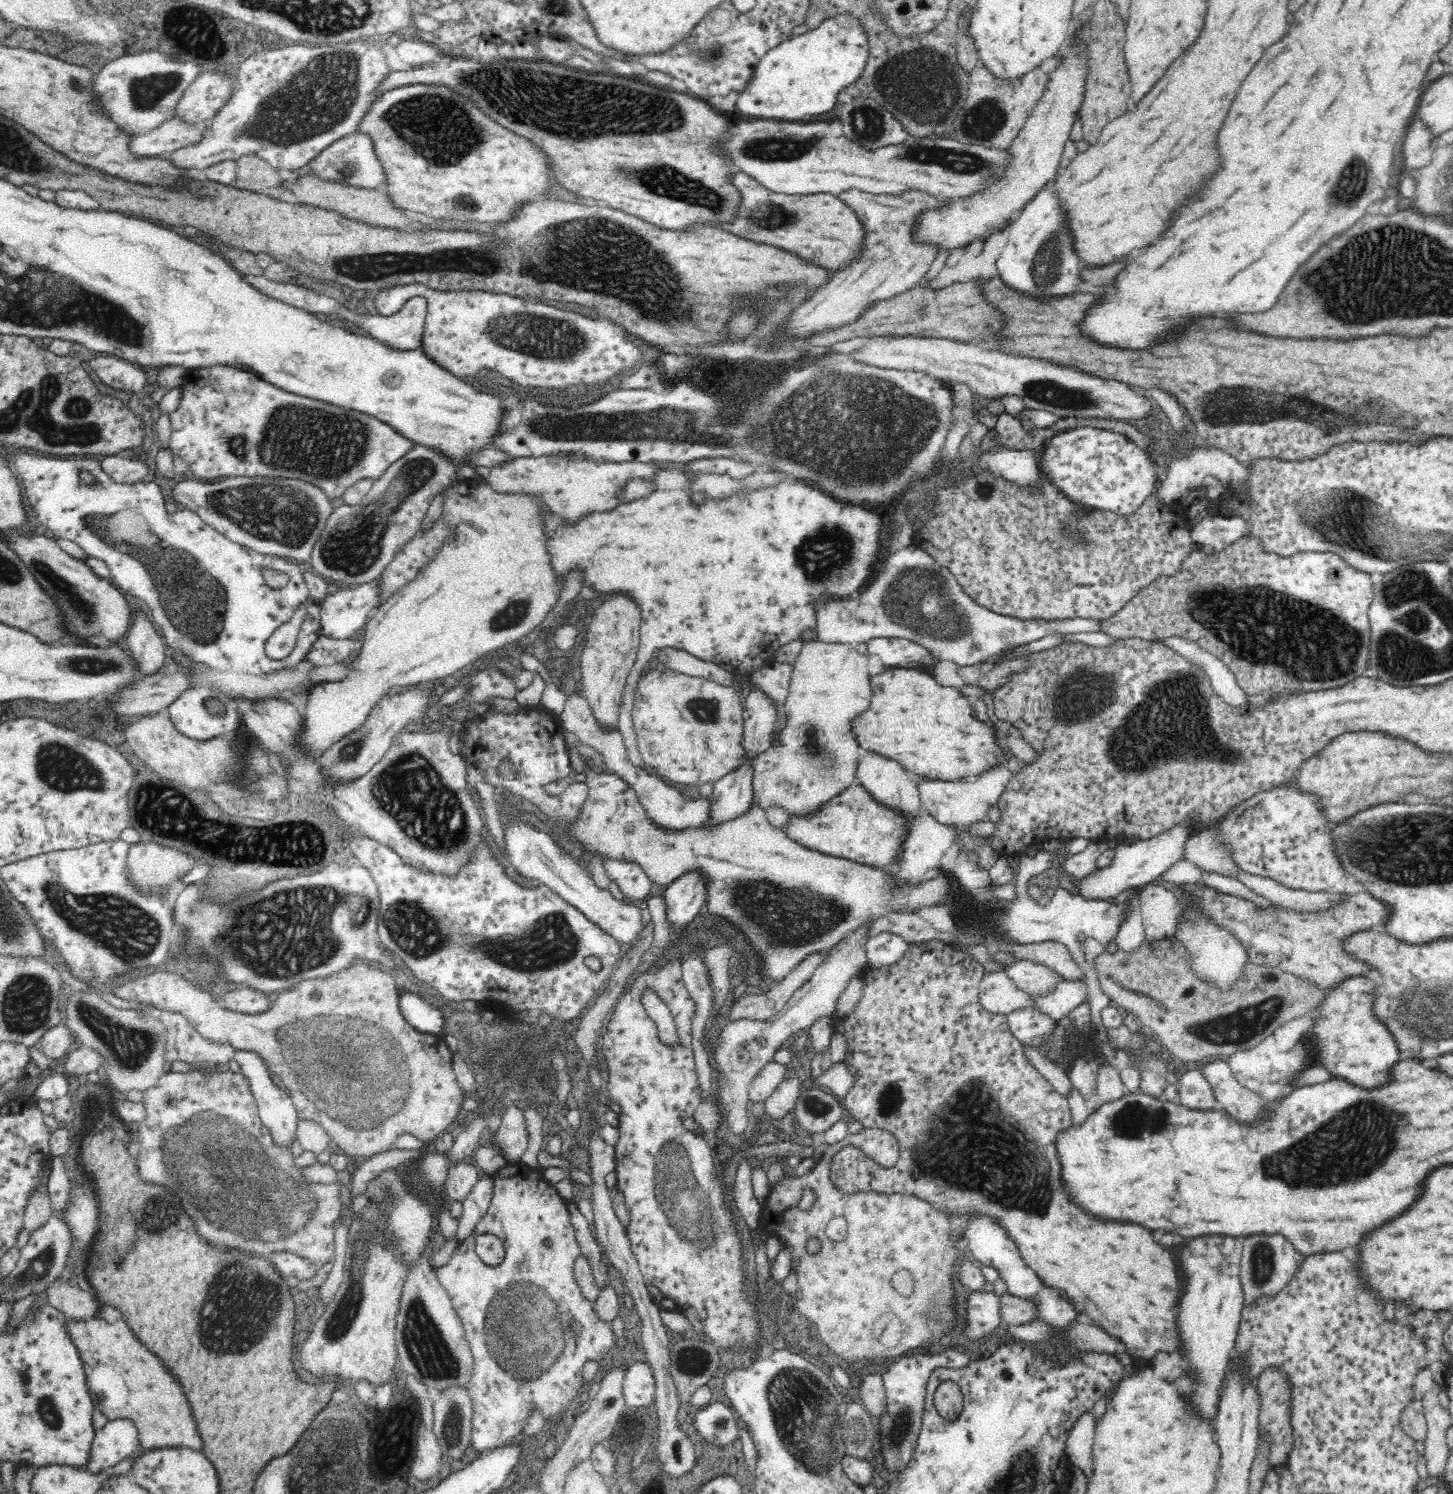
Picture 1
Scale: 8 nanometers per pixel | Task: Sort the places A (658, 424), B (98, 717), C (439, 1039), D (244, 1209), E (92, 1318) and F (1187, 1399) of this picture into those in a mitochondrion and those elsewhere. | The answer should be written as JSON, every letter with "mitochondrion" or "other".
{"A":"mitochondrion","B":"other","C":"other","D":"mitochondrion","E":"other","F":"other"}

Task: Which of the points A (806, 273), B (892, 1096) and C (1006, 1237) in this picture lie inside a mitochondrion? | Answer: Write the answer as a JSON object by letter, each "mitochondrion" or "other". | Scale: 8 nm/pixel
{"A":"other","B":"mitochondrion","C":"other"}

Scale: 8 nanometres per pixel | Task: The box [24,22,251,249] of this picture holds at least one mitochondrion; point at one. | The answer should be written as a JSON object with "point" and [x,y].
{"point":[148,91]}

